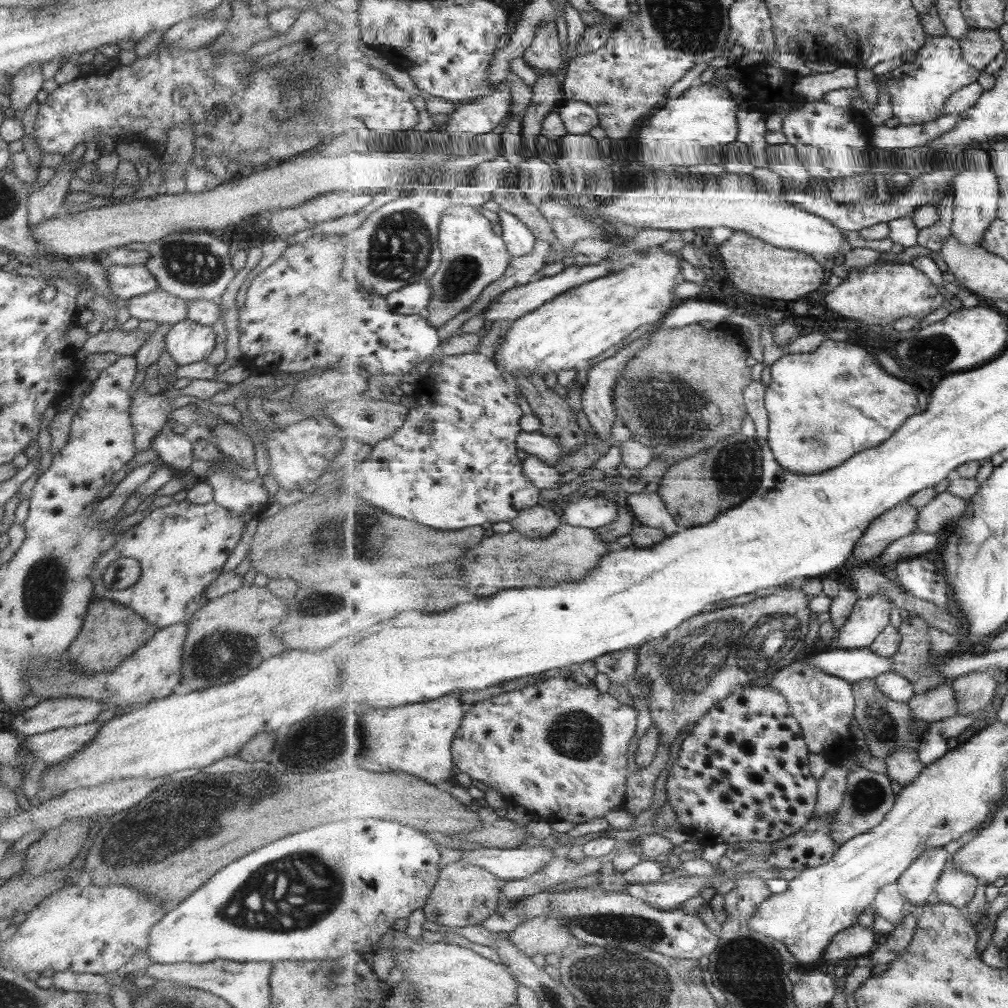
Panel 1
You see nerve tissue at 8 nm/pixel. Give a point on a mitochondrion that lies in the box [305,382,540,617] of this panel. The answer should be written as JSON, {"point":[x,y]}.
{"point":[362,537]}

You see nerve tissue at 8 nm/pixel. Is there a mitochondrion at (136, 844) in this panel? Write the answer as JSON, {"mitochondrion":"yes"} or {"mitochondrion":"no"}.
{"mitochondrion":"yes"}

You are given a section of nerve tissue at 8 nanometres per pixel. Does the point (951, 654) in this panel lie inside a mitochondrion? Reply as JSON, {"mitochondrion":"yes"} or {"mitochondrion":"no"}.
{"mitochondrion":"no"}

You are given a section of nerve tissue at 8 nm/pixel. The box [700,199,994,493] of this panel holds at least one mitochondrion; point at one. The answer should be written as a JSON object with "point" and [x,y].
{"point":[928,353]}

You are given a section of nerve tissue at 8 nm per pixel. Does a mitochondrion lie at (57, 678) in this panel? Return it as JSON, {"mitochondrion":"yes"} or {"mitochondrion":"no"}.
{"mitochondrion":"yes"}

